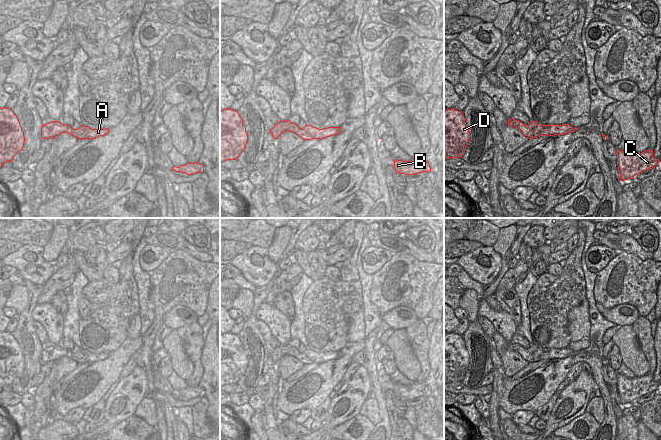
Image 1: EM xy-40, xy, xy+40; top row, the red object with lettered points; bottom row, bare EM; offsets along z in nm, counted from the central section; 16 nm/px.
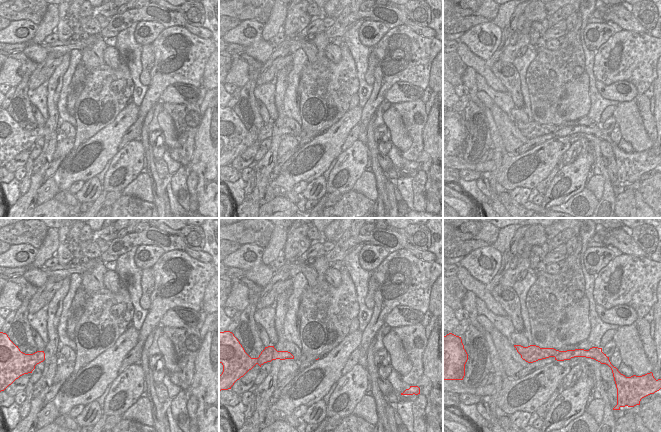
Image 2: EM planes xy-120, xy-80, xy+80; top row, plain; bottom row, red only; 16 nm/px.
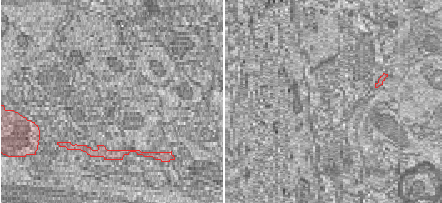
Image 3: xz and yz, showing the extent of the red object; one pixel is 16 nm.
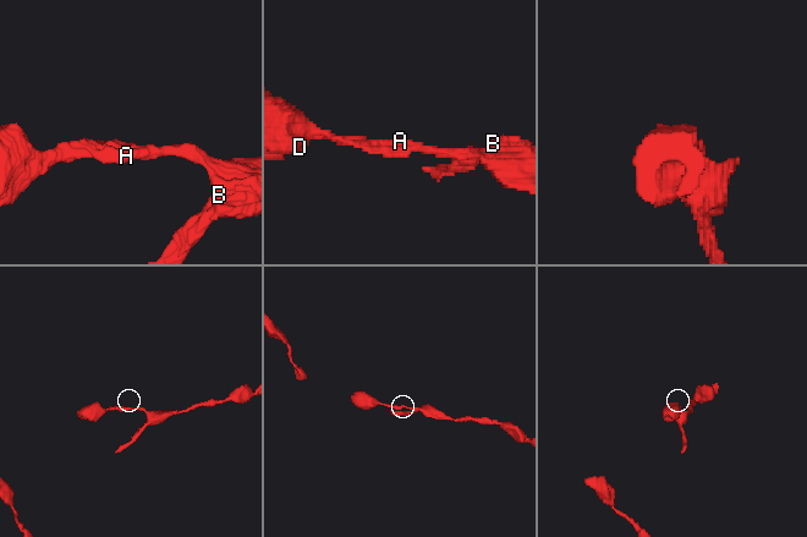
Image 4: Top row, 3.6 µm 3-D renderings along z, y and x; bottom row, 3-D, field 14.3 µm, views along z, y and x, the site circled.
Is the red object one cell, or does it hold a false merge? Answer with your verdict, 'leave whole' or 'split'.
leave whole

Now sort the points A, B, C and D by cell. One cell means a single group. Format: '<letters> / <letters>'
A B C D

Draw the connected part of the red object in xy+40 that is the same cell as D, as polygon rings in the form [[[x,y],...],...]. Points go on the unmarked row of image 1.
[[[454,332],[444,335],[444,384],[462,382],[469,363],[463,337]]]

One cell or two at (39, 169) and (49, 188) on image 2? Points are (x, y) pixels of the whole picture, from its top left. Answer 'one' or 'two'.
two

